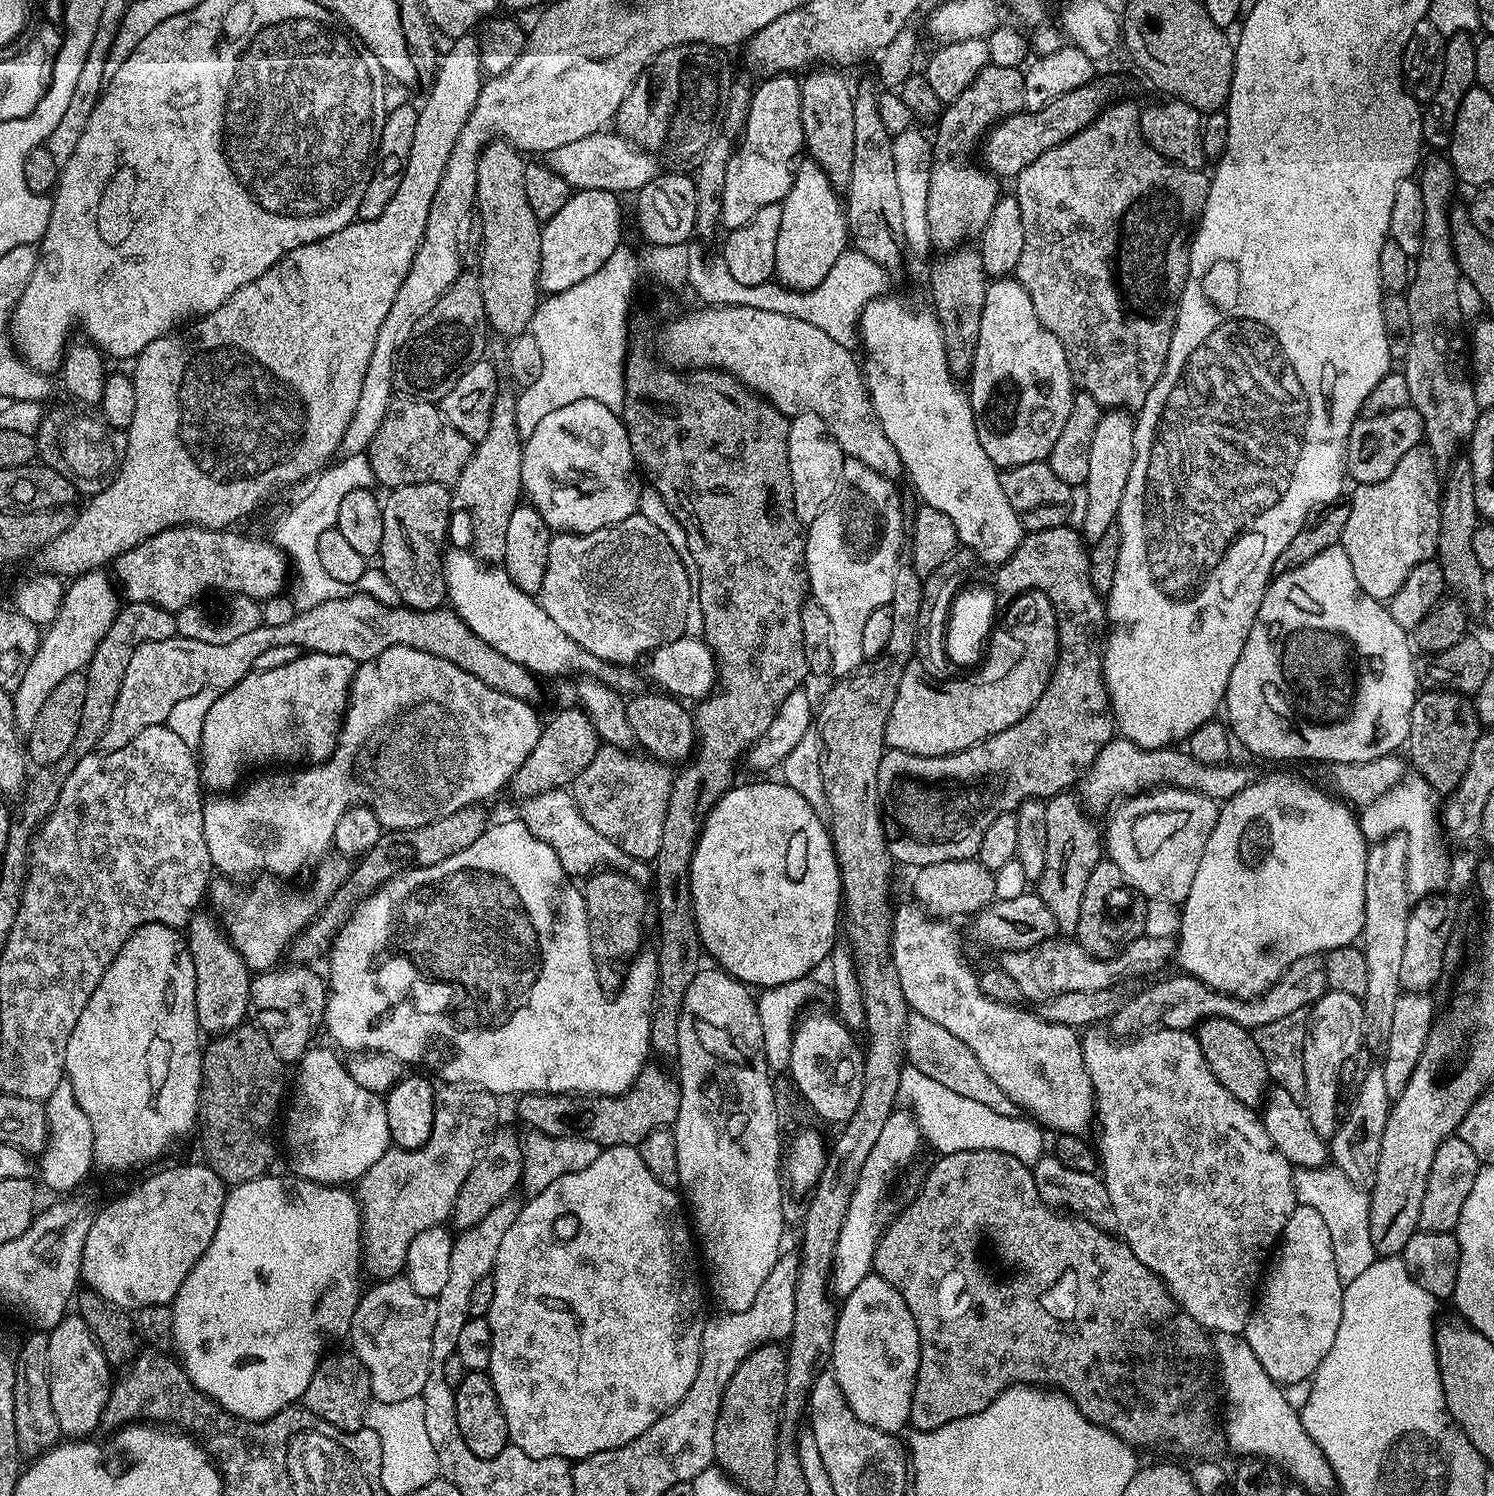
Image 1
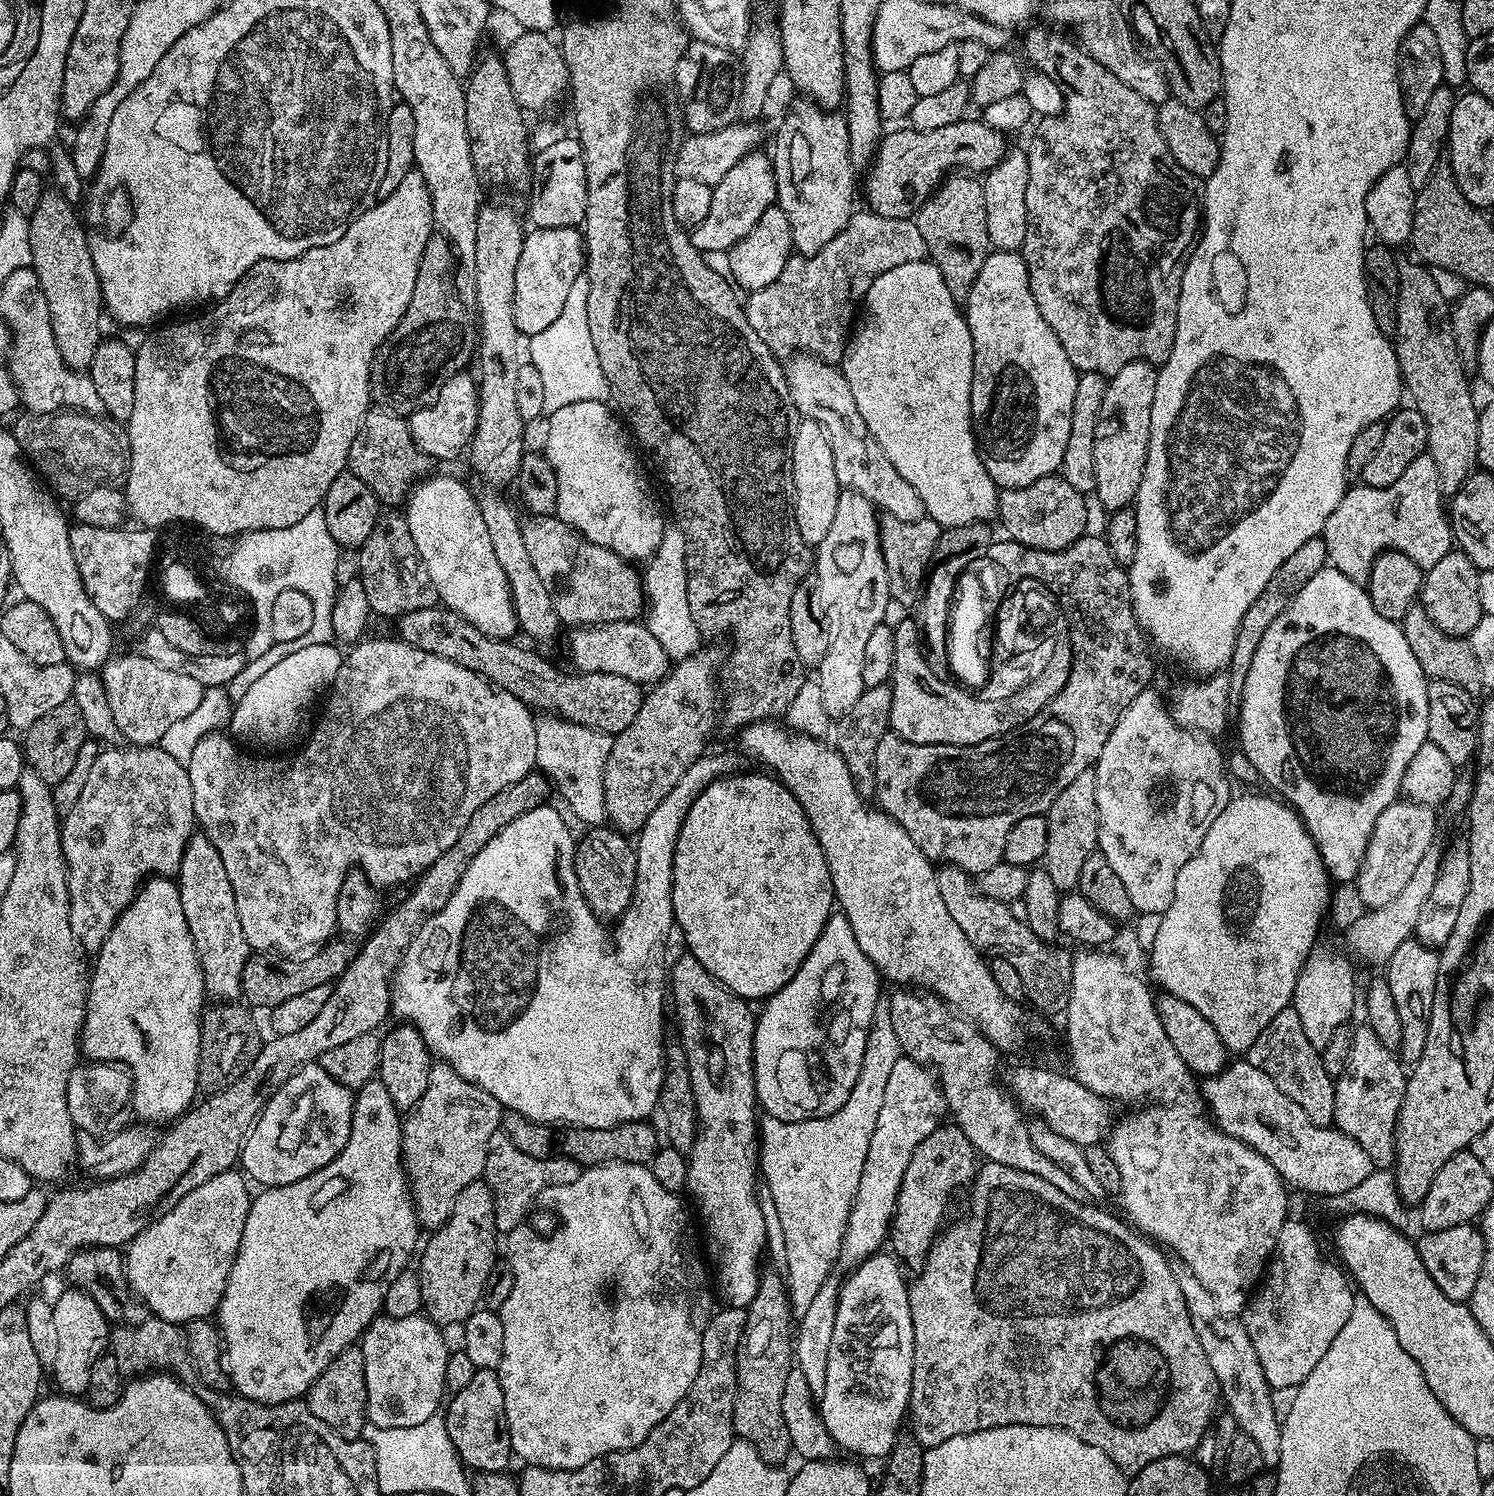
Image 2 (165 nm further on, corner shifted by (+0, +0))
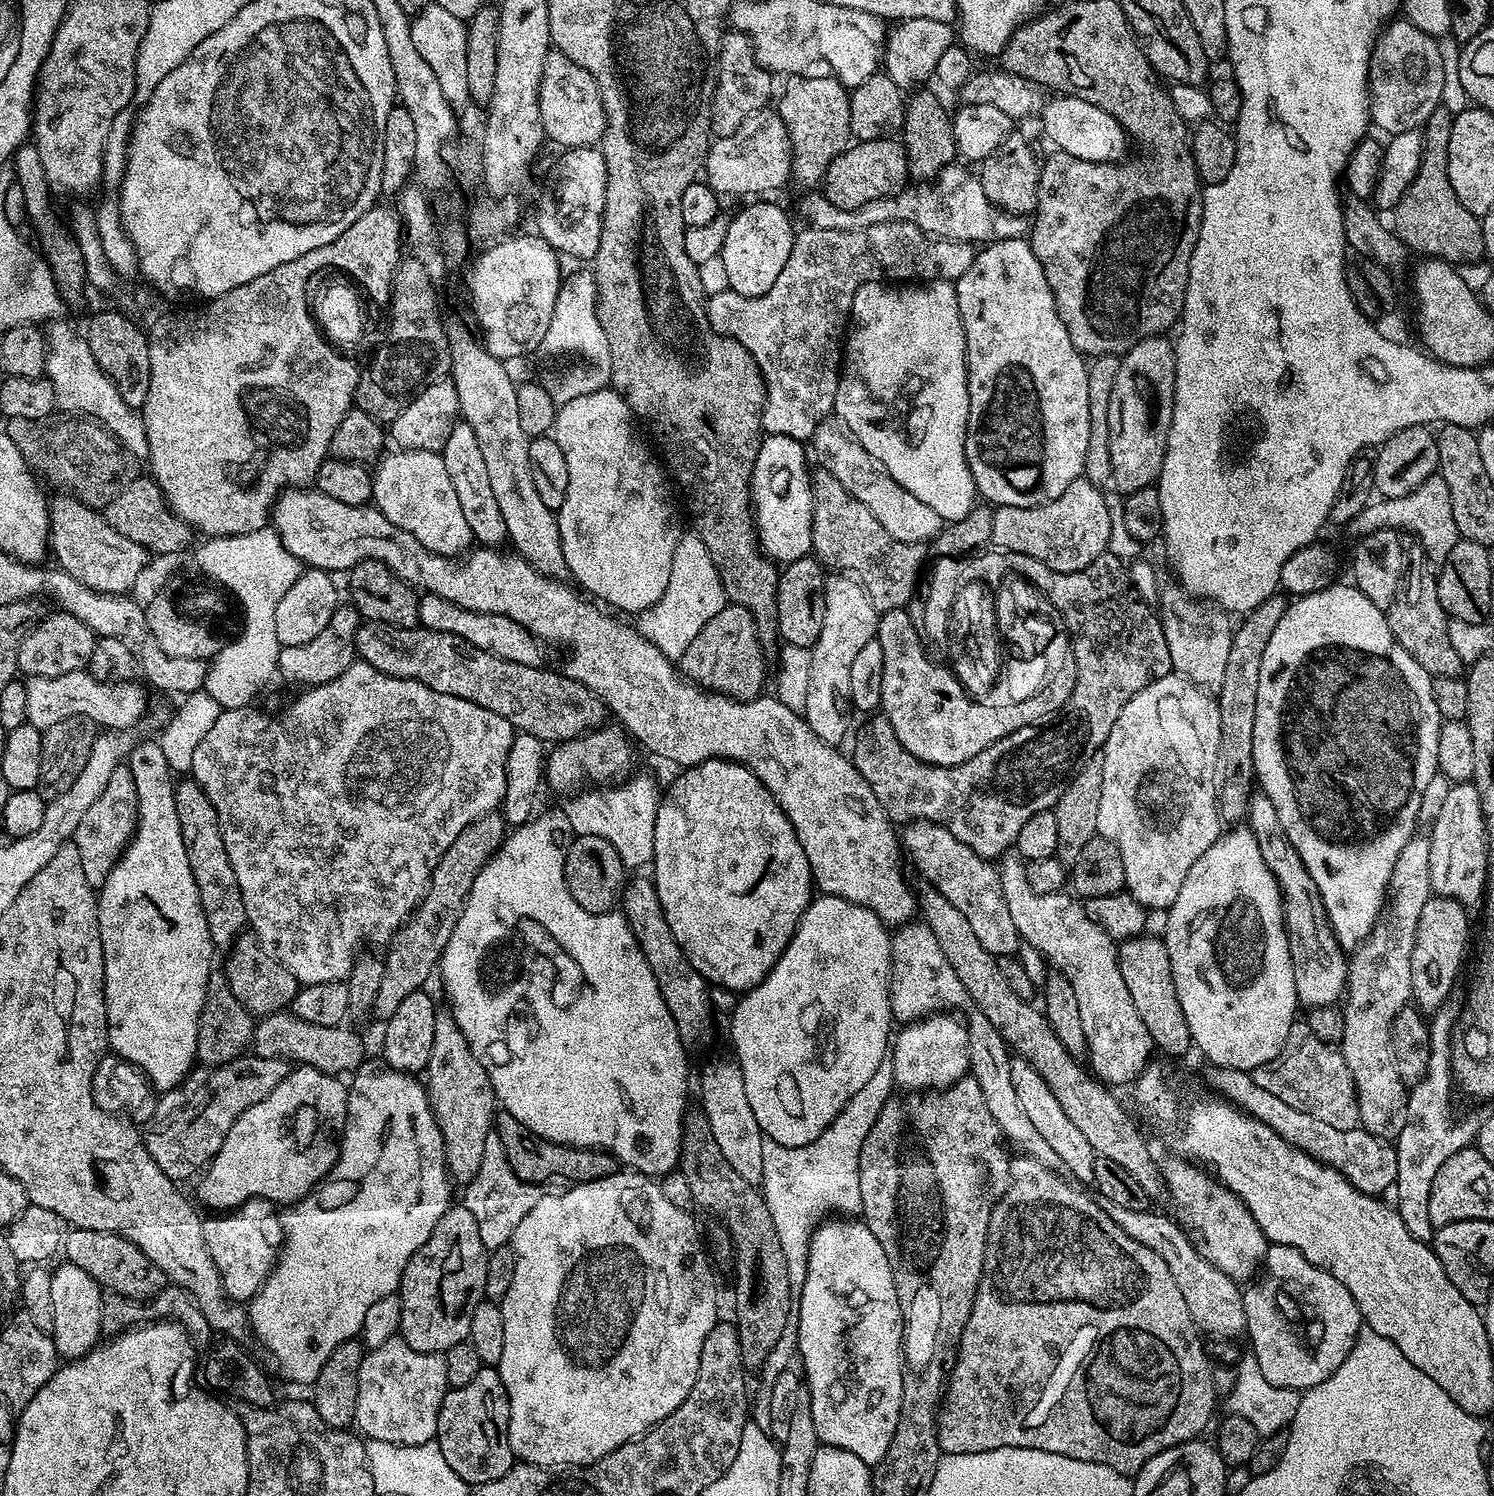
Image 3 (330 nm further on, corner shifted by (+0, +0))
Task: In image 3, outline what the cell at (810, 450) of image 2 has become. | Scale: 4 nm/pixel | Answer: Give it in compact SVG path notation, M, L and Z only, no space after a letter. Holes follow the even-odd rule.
M765 435L752 471L752 510L758 543L769 560L784 566L812 552L812 477L804 448L801 441L789 436Z

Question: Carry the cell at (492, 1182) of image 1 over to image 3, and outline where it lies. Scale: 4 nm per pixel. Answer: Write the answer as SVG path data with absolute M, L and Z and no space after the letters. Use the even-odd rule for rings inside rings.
M449 1206L446 1214L438 1218L438 1226L426 1238L426 1242L406 1262L406 1270L400 1279L398 1295L402 1306L399 1339L410 1346L410 1350L443 1354L450 1346L458 1346L467 1341L470 1334L470 1318L474 1318L474 1310L485 1299L486 1262L489 1249L484 1247L482 1238L478 1236L478 1222L474 1222L474 1214L462 1206Z

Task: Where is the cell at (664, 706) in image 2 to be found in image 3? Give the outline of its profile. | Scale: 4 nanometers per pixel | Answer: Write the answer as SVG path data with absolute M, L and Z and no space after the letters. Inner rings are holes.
M728 602L706 622L706 626L702 626L702 630L698 630L698 638L686 646L686 654L678 661L678 671L683 679L691 680L708 692L718 692L733 700L754 700L765 691L768 664L764 656L766 650L760 645L750 610Z

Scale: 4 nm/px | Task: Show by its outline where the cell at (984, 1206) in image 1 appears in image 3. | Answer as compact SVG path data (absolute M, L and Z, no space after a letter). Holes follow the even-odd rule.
M1020 1156L1018 1175L994 1206L984 1255L984 1273L980 1275L972 1313L964 1324L964 1333L960 1335L956 1358L949 1371L936 1416L938 1446L941 1453L949 1456L989 1452L999 1448L1046 1450L1082 1462L1109 1464L1122 1475L1132 1478L1142 1470L1142 1466L1146 1466L1146 1462L1150 1462L1150 1458L1162 1454L1162 1450L1201 1435L1200 1431L1212 1420L1218 1385L1210 1356L1208 1360L1204 1344L1200 1341L1201 1333L1190 1318L1190 1310L1186 1310L1186 1301L1178 1291L1174 1274L1170 1274L1170 1266L1166 1266L1166 1262L1162 1262L1152 1248L1142 1246L1142 1242L1134 1242L1134 1238L1130 1238L1130 1234L1114 1223L1106 1210L1102 1210L1100 1200L1095 1195L1087 1196L1082 1189L1075 1188L1080 1186L1064 1178L1061 1173L1042 1166L1042 1162L1032 1160L1029 1156Z

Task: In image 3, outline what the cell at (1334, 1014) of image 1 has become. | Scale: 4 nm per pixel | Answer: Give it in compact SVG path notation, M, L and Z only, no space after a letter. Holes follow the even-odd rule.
M1257 791L1248 803L1246 824L1252 829L1254 838L1258 838L1258 850L1262 850L1262 858L1280 887L1288 944L1293 950L1299 950L1294 956L1297 1001L1303 1007L1305 1004L1308 1010L1335 1005L1348 987L1349 957L1332 932L1332 924L1328 921L1326 906L1318 894L1318 886L1314 884L1314 878L1310 876L1310 870L1302 862L1298 850L1288 840L1278 818L1278 810L1274 810L1274 802L1270 802L1265 792Z

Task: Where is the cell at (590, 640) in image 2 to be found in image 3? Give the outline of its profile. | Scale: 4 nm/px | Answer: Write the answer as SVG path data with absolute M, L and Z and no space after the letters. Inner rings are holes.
M427 594L419 597L420 619L419 627L438 630L442 634L454 634L474 646L478 650L486 650L503 660L518 662L522 666L541 667L545 663L544 656L540 653L542 649L541 641L537 640L532 633L522 627L518 622L514 622L508 616L502 614L482 614L474 610L466 610L446 598L429 596Z

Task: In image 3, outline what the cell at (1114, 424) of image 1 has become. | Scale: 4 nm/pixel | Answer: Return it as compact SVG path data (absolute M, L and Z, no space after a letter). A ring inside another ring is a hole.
M1164 334L1151 336L1120 356L1118 378L1114 378L1114 390L1110 394L1108 425L1111 483L1121 494L1153 487L1160 479L1176 385L1176 350L1168 338Z

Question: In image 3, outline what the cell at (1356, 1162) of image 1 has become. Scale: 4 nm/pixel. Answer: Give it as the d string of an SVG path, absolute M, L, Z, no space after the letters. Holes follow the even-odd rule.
M1414 834L1402 846L1394 874L1390 874L1386 907L1372 932L1354 949L1348 962L1348 987L1342 1009L1345 1030L1338 1047L1350 1066L1354 1078L1360 1127L1379 1140L1395 1141L1406 1126L1409 1089L1402 1082L1392 1045L1392 1027L1398 1010L1409 1007L1412 999L1410 954L1414 954L1414 938L1418 934L1418 918L1422 906L1433 896L1430 886L1430 839Z

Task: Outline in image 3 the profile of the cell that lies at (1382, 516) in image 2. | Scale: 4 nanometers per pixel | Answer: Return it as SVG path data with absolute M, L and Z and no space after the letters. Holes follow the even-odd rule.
M1439 474L1426 478L1416 492L1406 494L1402 498L1373 499L1366 505L1362 514L1354 518L1350 525L1351 531L1356 531L1357 537L1377 532L1383 528L1395 528L1401 533L1413 532L1420 539L1424 552L1433 560L1433 565L1443 564L1446 554L1454 550L1457 540L1461 539L1458 526L1454 526L1454 510L1450 507L1450 489Z

